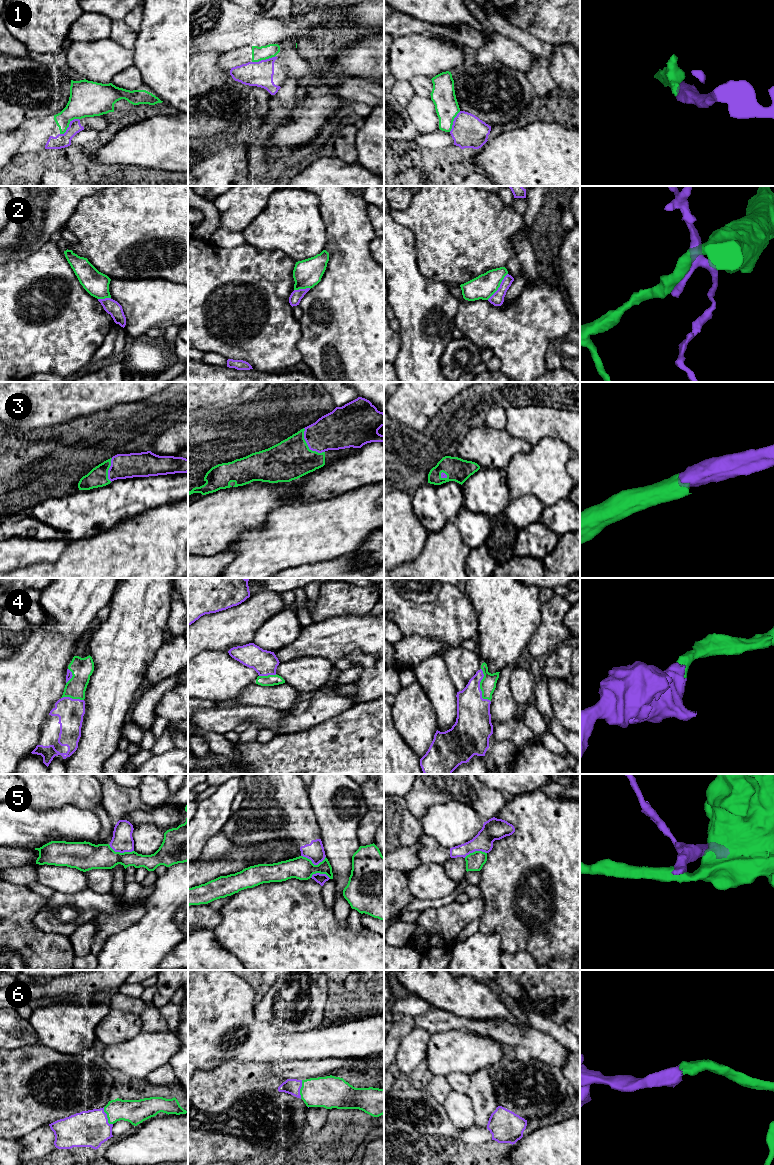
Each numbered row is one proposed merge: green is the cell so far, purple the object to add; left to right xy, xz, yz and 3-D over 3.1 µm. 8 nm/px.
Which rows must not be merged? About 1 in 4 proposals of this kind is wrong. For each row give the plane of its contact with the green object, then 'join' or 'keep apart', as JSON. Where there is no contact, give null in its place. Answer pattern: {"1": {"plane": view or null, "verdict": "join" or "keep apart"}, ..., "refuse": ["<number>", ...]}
{"1": {"plane": "xy", "verdict": "keep apart"}, "2": {"plane": "yz", "verdict": "keep apart"}, "3": {"plane": "xz", "verdict": "join"}, "4": {"plane": "yz", "verdict": "join"}, "5": {"plane": "xz", "verdict": "keep apart"}, "6": {"plane": "xy", "verdict": "join"}, "refuse": ["1", "2", "5"]}

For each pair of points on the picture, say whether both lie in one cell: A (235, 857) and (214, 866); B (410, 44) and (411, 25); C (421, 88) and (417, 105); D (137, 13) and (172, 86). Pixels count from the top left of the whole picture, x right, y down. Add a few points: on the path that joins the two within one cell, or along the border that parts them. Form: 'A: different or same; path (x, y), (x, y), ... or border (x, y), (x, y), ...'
A: same; path (230, 862), (225, 866), (219, 866)
B: different; border (434, 35), (405, 34), (394, 38)
C: different; border (414, 93), (428, 97)
D: different; border (143, 10), (143, 19), (137, 32)

